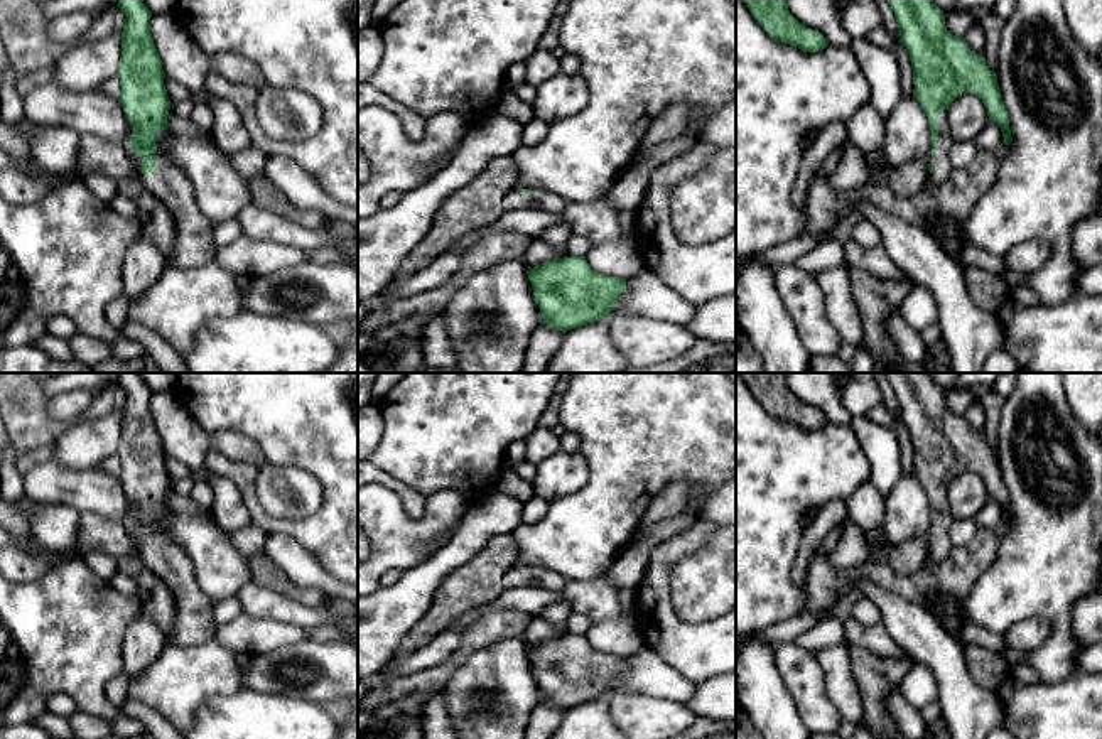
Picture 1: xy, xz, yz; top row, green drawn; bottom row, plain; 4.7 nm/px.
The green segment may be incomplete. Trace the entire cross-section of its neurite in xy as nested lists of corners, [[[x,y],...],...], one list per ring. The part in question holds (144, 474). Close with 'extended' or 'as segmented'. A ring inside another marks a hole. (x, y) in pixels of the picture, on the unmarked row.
[[[118,373],[125,391],[118,457],[120,479],[133,504],[133,516],[122,521],[143,562],[174,596],[174,624],[169,645],[192,648],[214,638],[214,602],[197,584],[194,567],[179,542],[159,528],[155,515],[167,508],[170,477],[165,450],[150,412],[152,390],[138,373]]]; extended

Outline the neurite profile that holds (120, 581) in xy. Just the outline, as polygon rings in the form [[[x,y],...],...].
[[[118,570],[110,580],[110,585],[125,596],[137,596],[138,585],[137,582],[127,575],[125,572]]]

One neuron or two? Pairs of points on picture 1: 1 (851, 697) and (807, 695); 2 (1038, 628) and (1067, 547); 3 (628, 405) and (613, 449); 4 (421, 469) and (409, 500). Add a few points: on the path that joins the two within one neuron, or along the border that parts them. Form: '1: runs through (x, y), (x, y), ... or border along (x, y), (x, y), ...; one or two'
1: border along (817, 657), (822, 667), (826, 695), (842, 719); two
2: border along (1050, 623), (1040, 618), (1025, 618), (1004, 633); two
3: runs through (628, 415), (628, 434), (623, 439); one
4: border along (378, 469), (404, 481), (426, 498); two

